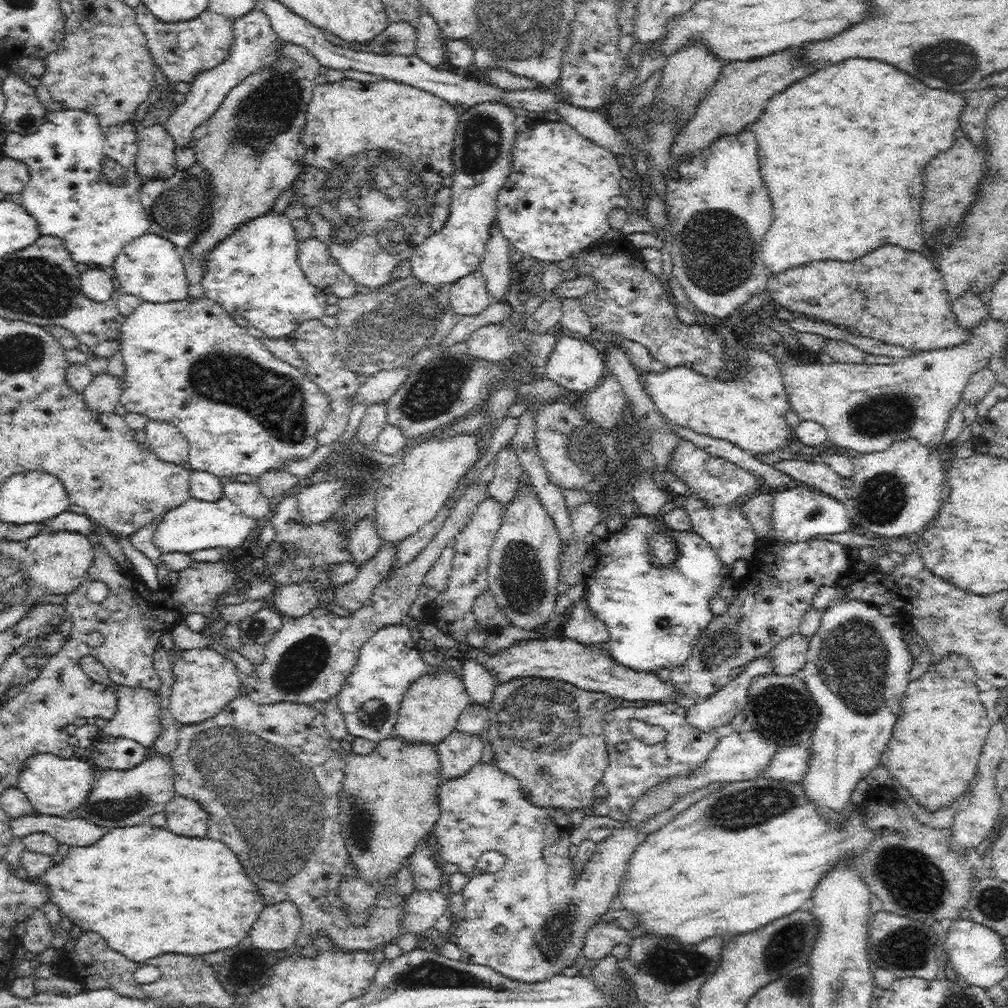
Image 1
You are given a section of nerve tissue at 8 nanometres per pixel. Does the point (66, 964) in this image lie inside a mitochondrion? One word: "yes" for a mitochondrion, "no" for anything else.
no

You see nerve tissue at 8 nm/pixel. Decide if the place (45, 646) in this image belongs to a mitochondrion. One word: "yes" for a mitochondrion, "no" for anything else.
yes

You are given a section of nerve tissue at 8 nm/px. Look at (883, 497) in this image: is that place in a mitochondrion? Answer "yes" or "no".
yes

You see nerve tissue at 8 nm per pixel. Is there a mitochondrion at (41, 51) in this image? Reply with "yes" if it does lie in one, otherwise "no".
no

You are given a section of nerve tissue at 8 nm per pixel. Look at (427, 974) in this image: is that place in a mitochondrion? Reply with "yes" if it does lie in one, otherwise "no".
yes

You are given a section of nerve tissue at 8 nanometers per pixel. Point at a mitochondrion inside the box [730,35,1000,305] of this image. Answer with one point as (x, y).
(939, 60)

